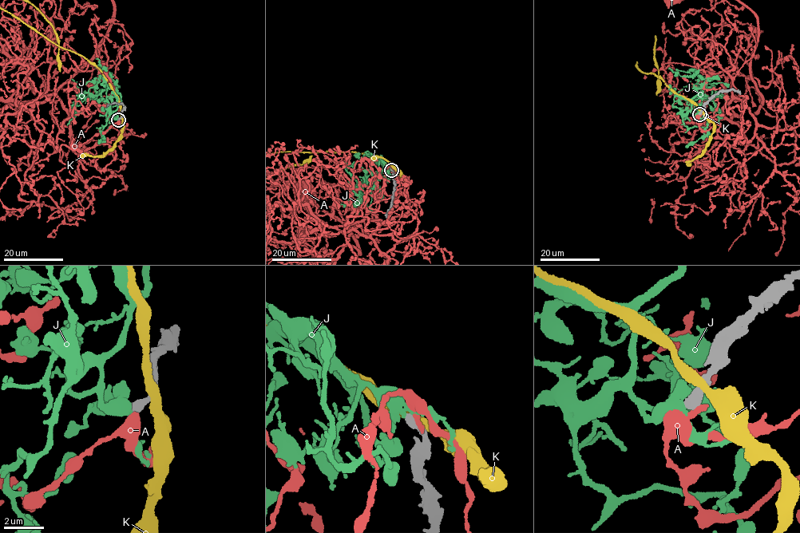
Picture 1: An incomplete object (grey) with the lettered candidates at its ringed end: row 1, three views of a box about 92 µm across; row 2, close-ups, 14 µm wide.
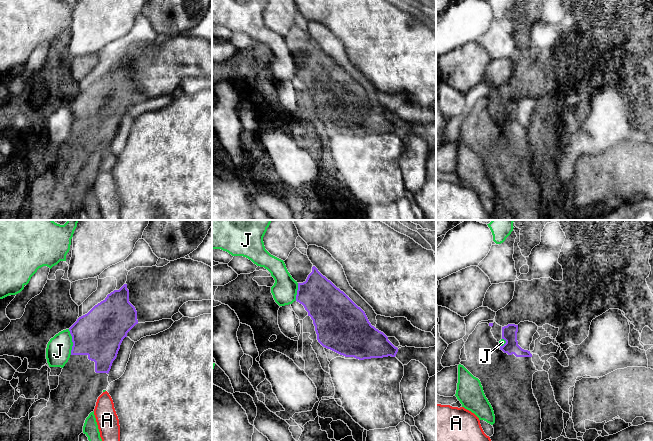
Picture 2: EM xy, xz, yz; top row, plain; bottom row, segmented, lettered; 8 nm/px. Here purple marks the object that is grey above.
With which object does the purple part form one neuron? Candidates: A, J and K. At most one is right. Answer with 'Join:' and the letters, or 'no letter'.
Join: no letter

